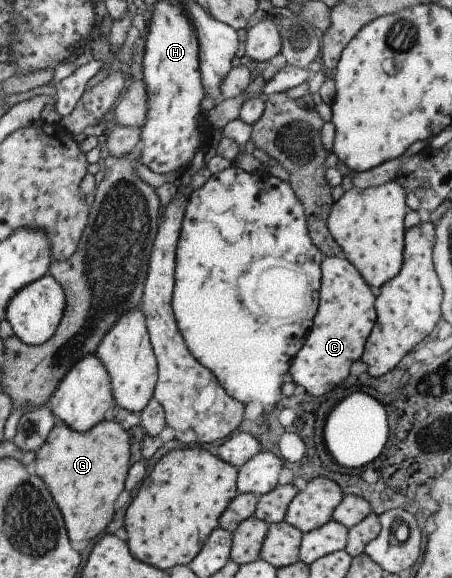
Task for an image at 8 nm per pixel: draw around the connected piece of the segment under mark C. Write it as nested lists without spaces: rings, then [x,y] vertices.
[[[342,255],[324,257],[319,303],[304,344],[290,361],[287,376],[310,396],[320,396],[349,376],[350,365],[361,358],[365,340],[375,323],[375,297],[360,273]]]

